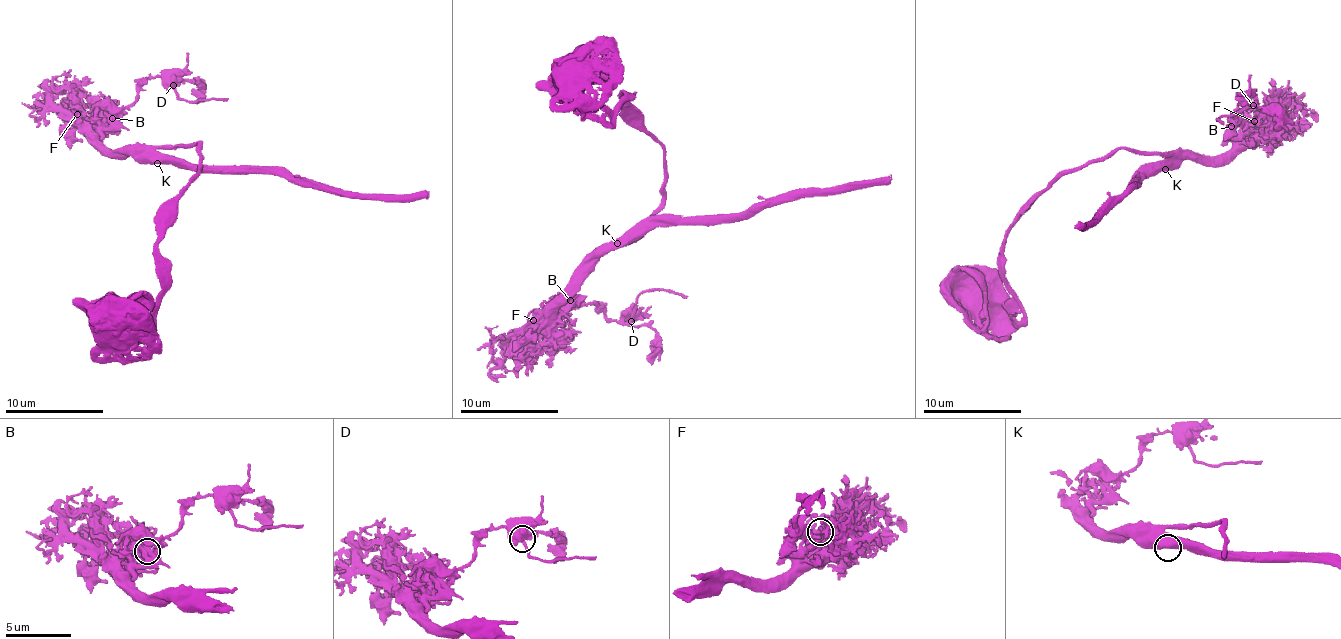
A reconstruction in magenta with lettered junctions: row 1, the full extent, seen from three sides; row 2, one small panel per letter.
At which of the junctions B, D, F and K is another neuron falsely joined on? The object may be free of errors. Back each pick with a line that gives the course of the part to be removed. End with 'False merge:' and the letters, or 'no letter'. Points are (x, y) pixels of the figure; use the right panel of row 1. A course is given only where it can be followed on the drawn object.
B: Course of the part to remove: (1232, 126), (1236, 121), (1235, 107), (1249, 94), (1254, 95), (1243, 108), (1216, 120), (1222, 125)
False merge: B

